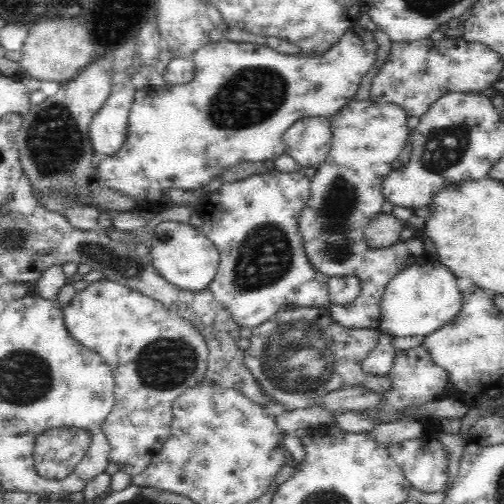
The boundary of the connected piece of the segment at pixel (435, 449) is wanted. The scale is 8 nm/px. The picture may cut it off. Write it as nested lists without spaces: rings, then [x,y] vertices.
[[[427,430],[422,439],[407,440],[387,449],[410,486],[424,494],[440,492],[449,486],[446,484],[449,460],[445,447],[436,439],[436,431]]]

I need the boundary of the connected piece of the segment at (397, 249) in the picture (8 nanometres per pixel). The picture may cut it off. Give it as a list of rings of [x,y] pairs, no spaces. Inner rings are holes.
[[[372,100],[353,101],[337,116],[332,117],[331,149],[326,160],[319,164],[318,170],[311,178],[309,197],[298,215],[298,228],[303,240],[303,247],[310,266],[329,278],[337,276],[355,276],[362,281],[362,294],[354,304],[348,304],[344,309],[334,309],[331,318],[337,324],[348,329],[374,329],[380,326],[380,310],[383,294],[390,279],[405,268],[418,264],[425,256],[422,241],[414,236],[401,240],[394,246],[373,249],[366,242],[363,232],[365,226],[377,215],[385,200],[382,194],[382,182],[393,171],[390,165],[398,158],[409,138],[408,116],[398,105],[374,104]]]

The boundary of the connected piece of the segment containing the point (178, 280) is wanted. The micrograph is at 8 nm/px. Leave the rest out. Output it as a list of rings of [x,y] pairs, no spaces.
[[[164,220],[156,225],[150,241],[152,265],[168,282],[193,293],[209,288],[218,270],[220,255],[216,245],[198,228],[189,222]]]

